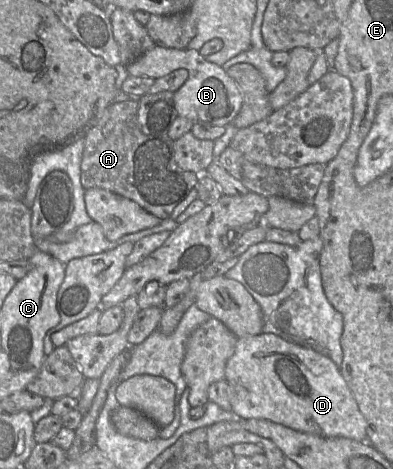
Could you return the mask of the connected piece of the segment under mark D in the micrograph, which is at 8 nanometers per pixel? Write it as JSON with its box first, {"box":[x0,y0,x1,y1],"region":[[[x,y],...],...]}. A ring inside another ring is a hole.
{"box":[225,333,367,441],"region":[[[272,333],[240,337],[233,355],[226,363],[225,380],[229,385],[229,397],[235,417],[265,419],[321,437],[367,441],[367,422],[339,367],[330,358],[309,347],[286,341]]]}

